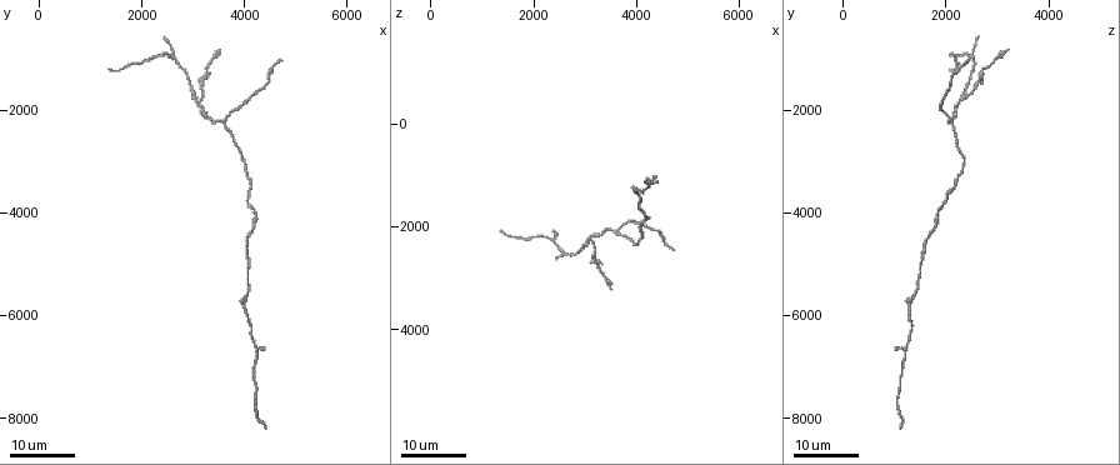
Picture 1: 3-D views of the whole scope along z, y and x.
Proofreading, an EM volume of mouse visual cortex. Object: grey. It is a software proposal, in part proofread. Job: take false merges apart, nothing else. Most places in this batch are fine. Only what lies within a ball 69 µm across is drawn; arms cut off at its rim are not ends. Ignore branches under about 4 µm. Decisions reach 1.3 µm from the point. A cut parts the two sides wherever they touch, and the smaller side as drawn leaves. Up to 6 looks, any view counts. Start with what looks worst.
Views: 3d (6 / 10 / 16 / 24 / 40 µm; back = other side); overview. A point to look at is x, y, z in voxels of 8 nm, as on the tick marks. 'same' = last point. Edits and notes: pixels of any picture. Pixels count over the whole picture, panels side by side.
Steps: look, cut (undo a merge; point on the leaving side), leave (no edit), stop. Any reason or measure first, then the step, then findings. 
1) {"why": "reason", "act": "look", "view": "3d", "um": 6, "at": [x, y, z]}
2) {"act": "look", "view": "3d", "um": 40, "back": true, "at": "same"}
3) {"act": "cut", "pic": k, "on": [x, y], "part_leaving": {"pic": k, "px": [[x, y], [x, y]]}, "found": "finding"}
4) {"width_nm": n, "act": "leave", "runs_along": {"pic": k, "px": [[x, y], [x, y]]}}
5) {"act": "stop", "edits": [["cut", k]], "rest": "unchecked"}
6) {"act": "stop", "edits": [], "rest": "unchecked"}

{"why": "side arm on a straight run", "act": "look", "view": "3d", "um": 16, "at": [3100, 1800, 2250]}

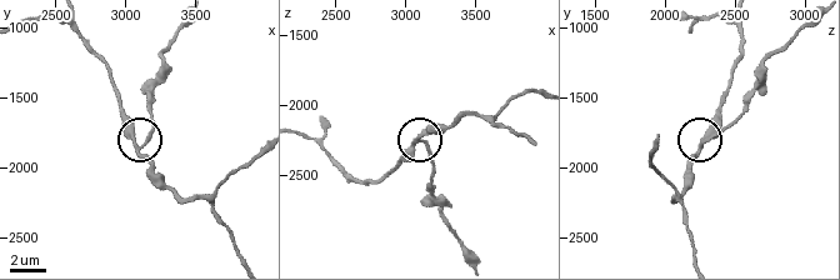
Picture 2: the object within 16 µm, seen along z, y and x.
{"act": "look", "view": "3d", "um": 6, "at": [3100, 1840, 2260]}

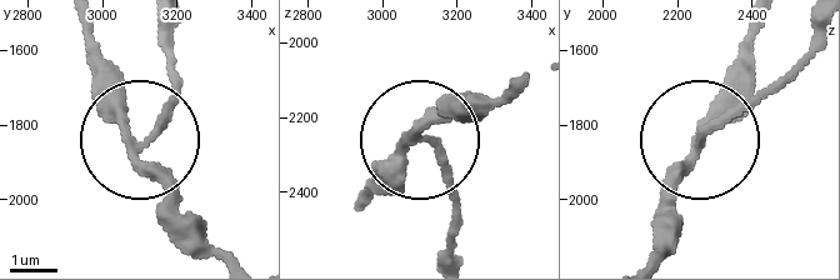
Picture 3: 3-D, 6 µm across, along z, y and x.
{"act": "look", "view": "3d", "um": 6, "back": true, "at": [3100, 1840, 2270]}

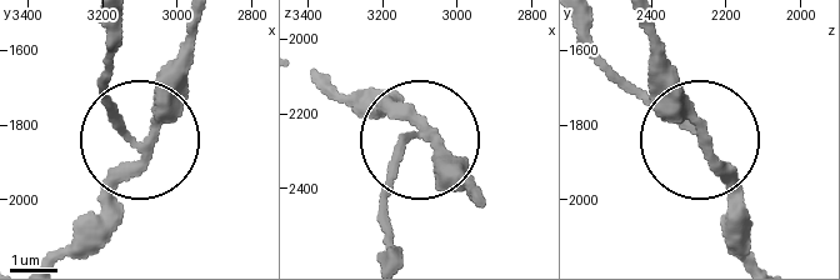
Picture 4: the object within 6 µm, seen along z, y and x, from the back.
{"arms": 3, "act": "cut", "pic": 4, "on": [115, 103], "part_leaving": {"pic": 4, "px": [[136, 150], [104, 81], [111, 23]]}, "found": "a second neuron is stuck on"}

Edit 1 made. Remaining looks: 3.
{"why": "arms part here", "act": "look", "view": "3d", "um": 24, "at": [3550, 2150, 2100]}

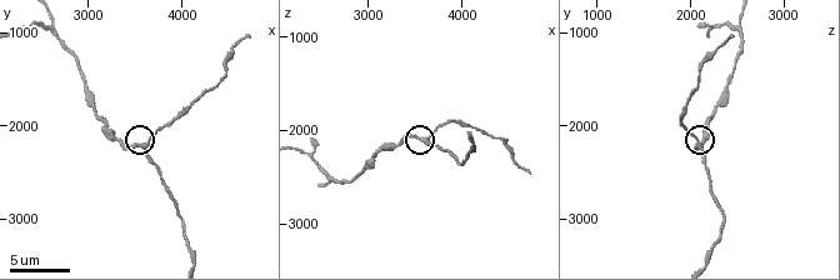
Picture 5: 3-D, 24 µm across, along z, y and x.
{"act": "look", "view": "3d", "um": 6, "at": [3600, 2200, 2100]}

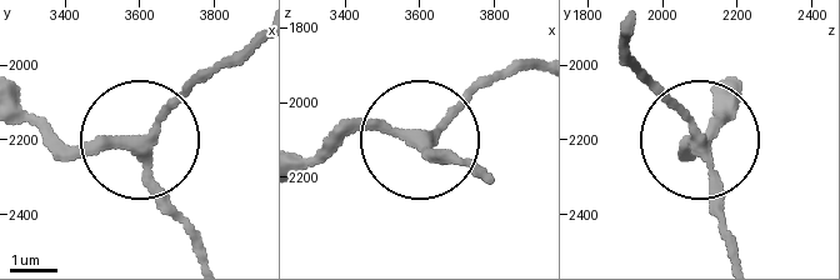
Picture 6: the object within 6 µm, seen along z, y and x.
{"width_nm": 220, "act": "leave", "found": "continuous, no second neuron"}

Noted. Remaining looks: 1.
{"act": "stop", "edits": [["cut", 4]], "rest": "unchecked"}

